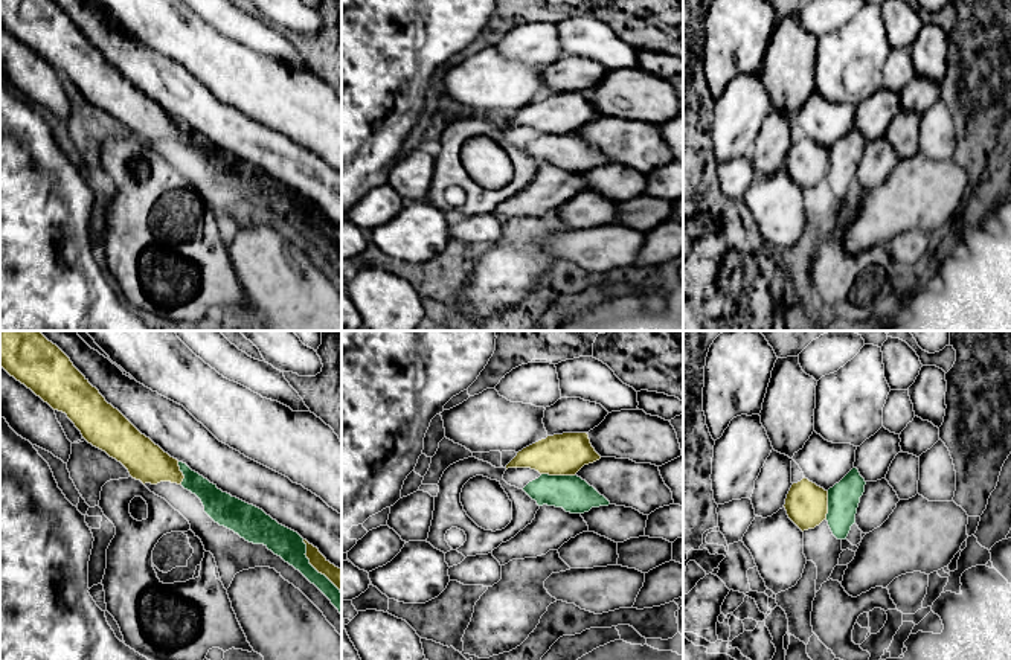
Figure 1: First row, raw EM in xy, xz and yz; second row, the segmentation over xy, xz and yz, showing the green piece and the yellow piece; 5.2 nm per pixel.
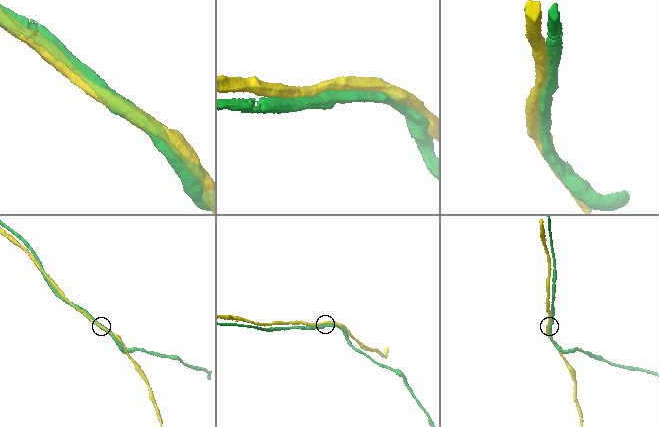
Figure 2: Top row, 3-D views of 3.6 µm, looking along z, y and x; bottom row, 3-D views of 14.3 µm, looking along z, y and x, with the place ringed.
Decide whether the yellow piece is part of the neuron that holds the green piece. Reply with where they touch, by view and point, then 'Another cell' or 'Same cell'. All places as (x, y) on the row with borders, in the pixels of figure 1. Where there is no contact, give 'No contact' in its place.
Touches green at xz (558, 476). Another cell

